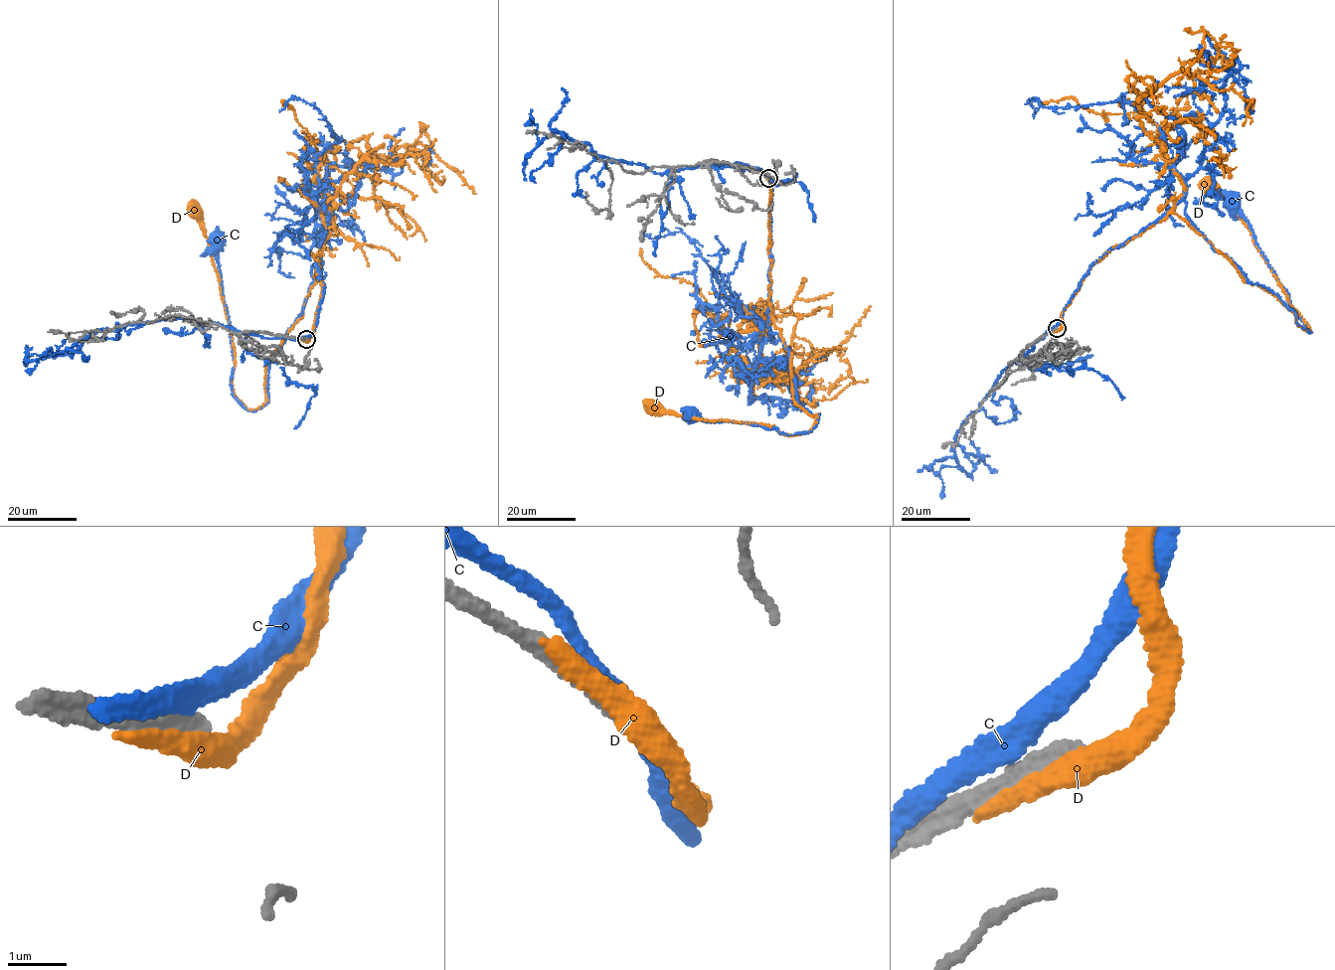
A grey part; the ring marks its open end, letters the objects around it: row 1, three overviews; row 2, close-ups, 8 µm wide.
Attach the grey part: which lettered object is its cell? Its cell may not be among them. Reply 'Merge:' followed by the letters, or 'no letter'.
Merge: no letter

